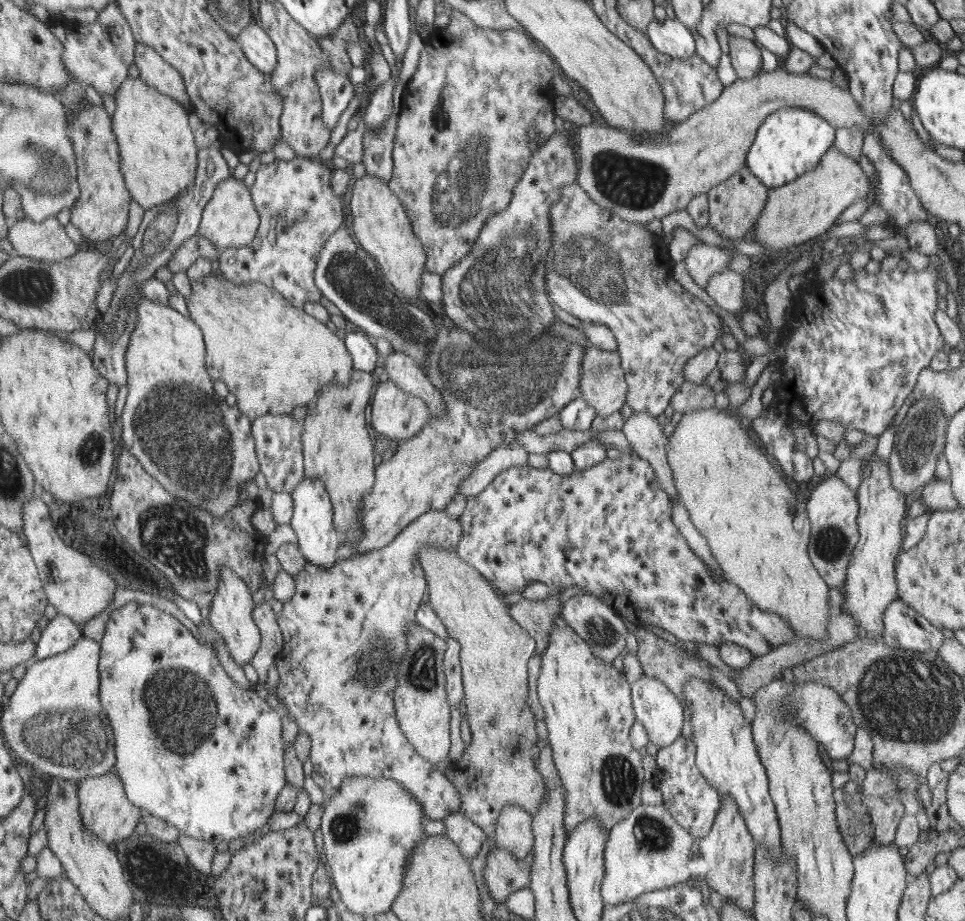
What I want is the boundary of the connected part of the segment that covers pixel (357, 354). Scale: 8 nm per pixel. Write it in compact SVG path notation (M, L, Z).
M349 328L344 338L344 344L351 353L355 369L373 372L379 355L373 338L360 330Z

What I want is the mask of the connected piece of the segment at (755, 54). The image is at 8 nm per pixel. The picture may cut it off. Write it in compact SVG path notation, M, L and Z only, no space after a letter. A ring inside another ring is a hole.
M729 37L731 64L738 79L752 79L762 72L761 50L752 40Z

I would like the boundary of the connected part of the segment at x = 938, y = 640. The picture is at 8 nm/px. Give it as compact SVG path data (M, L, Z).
M897 598L882 616L882 641L892 648L926 652L939 650L945 639L920 613Z

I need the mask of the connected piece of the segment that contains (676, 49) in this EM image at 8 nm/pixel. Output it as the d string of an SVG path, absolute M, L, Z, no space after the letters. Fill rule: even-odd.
M667 17L664 22L658 22L655 19L648 25L646 36L650 38L654 48L664 55L678 58L678 60L684 60L695 54L696 41L693 34L677 19L671 20Z

